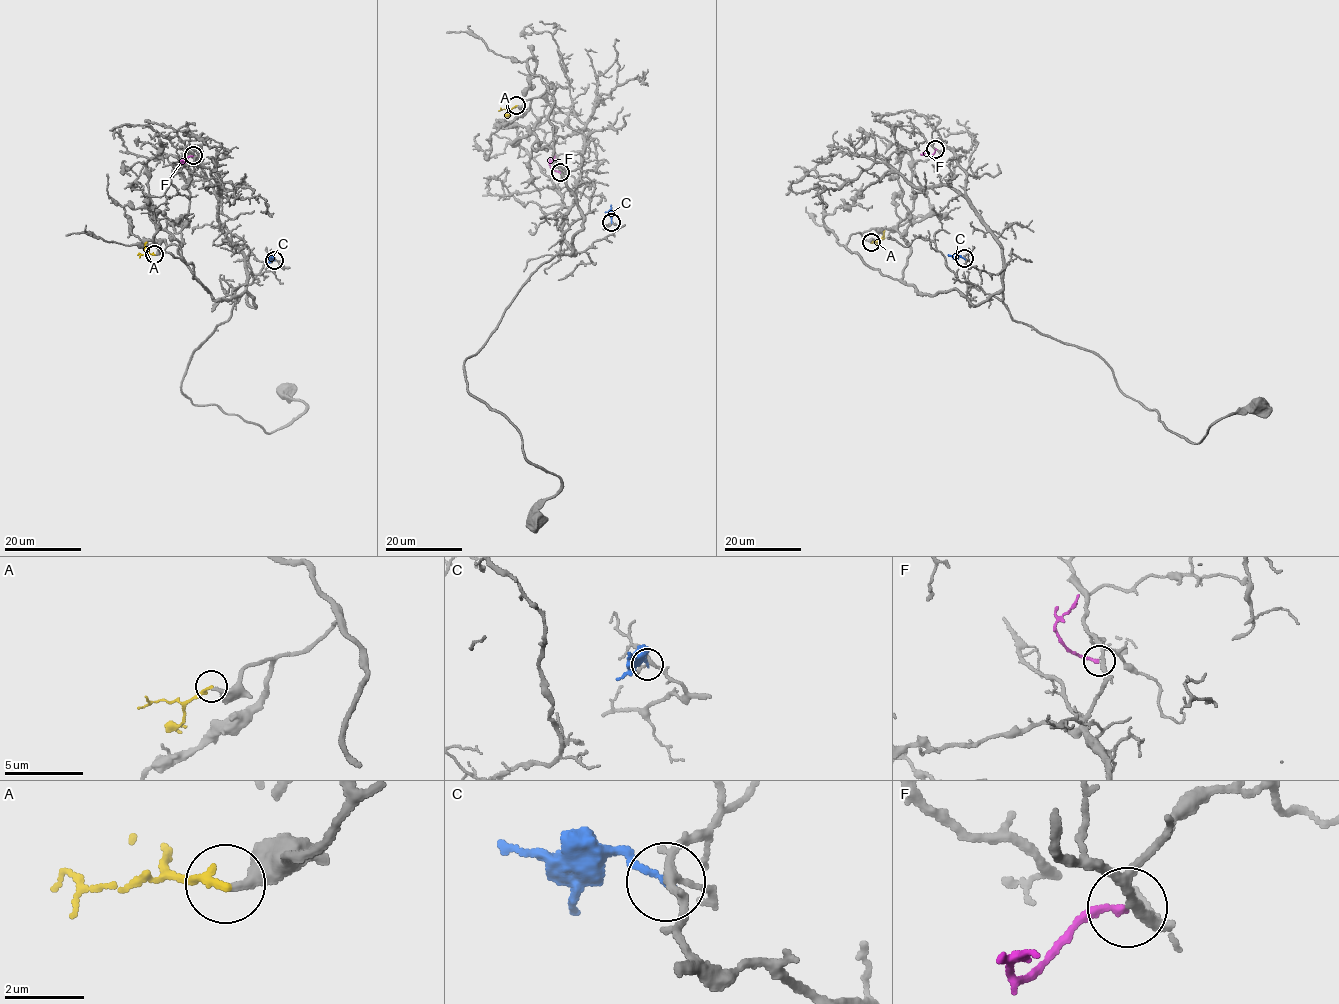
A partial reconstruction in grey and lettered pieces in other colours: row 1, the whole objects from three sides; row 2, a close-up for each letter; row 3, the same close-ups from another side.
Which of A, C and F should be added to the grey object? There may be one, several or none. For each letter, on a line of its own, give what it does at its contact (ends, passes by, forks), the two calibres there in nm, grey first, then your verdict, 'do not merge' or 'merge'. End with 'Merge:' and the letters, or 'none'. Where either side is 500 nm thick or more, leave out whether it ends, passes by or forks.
A: it ends there; 360 nm thick on the grey side, 200 nm on the other; do not merge
C: it ends there; 180 nm thick on the grey side, 150 nm on the other; do not merge
F: it ends there; 240 nm thick on the grey side, 200 nm on the other; do not merge
Merge: none

